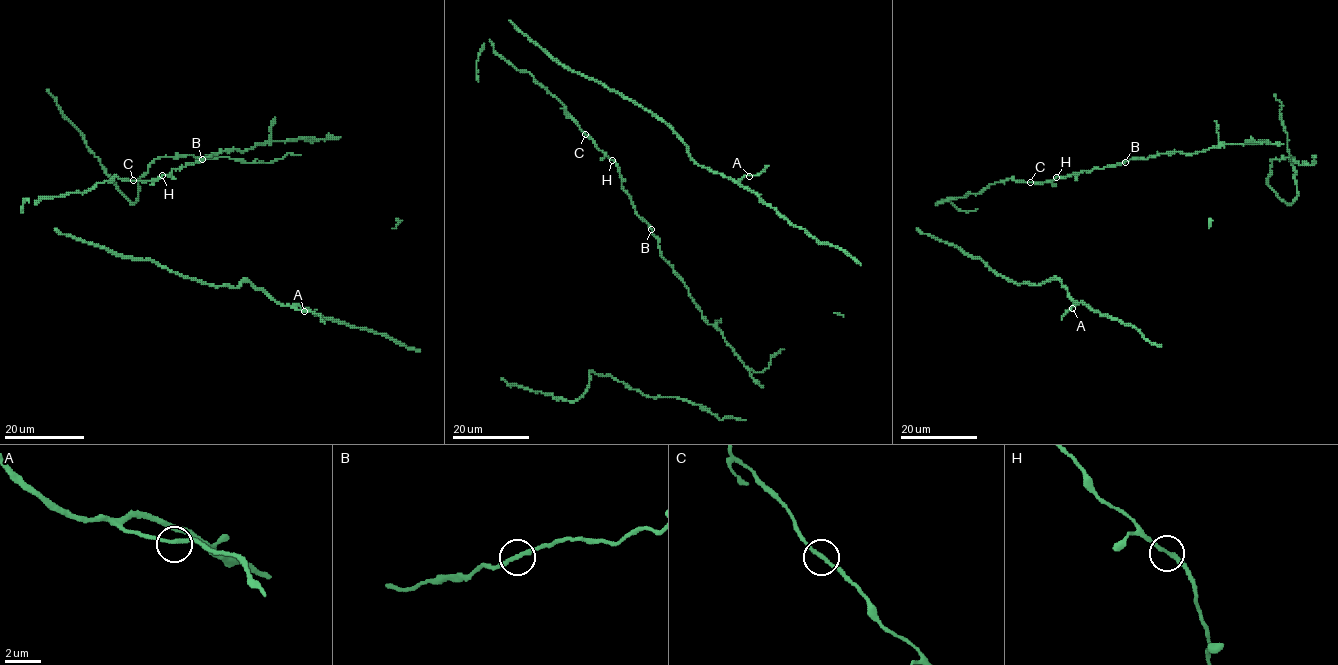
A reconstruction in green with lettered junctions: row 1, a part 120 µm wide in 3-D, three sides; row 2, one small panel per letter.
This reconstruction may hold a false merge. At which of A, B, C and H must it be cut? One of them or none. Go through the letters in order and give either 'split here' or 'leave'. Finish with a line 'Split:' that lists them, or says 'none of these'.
A: leave
B: split here
C: leave
H: leave
Split: B

